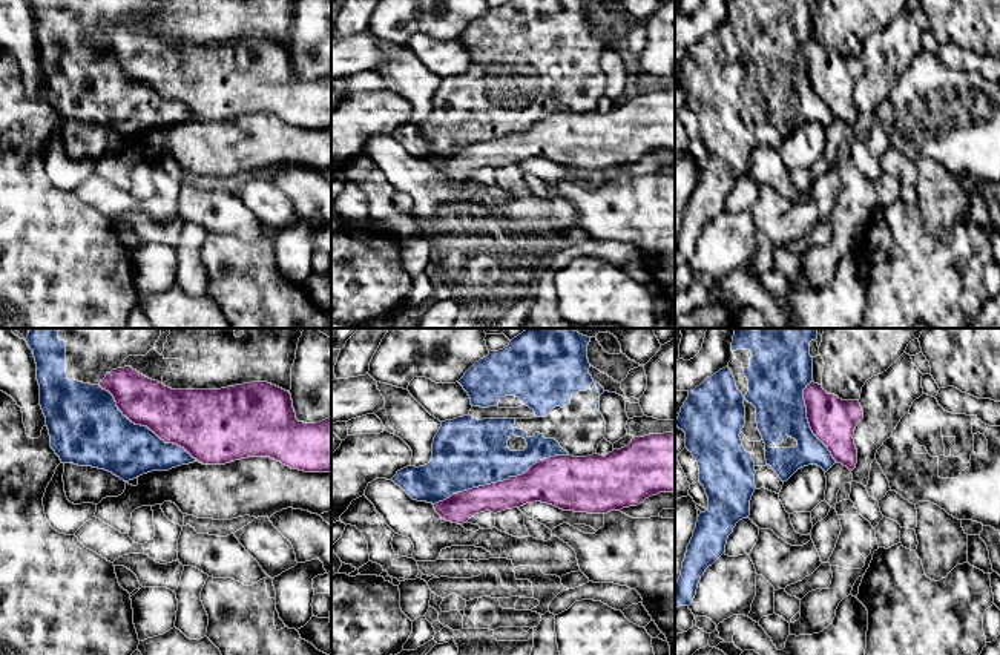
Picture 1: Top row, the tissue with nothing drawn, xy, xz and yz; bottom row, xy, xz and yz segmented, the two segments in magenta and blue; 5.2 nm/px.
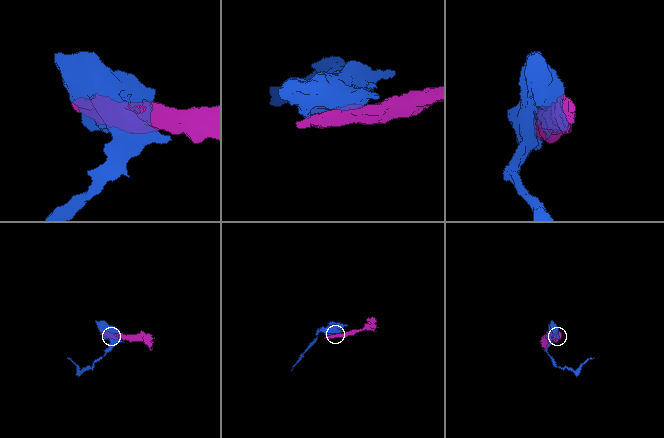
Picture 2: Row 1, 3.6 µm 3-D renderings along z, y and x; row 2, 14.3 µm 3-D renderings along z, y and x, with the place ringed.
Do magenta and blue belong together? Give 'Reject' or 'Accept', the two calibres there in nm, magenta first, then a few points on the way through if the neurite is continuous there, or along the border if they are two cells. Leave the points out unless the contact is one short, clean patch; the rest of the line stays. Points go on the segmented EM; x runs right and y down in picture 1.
Reject. Thickness 220 nm (magenta) against 360 nm

